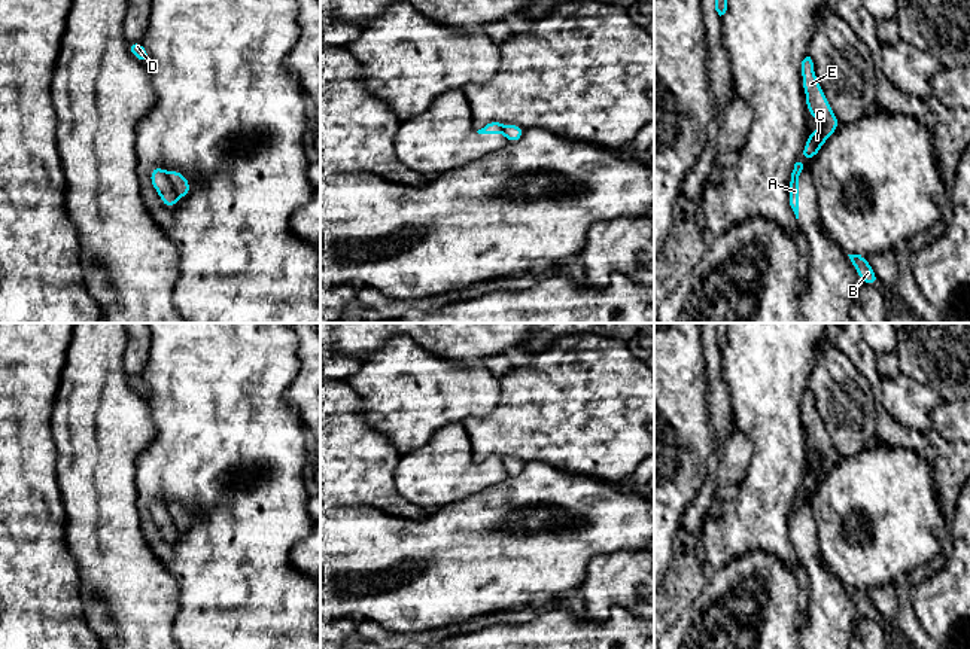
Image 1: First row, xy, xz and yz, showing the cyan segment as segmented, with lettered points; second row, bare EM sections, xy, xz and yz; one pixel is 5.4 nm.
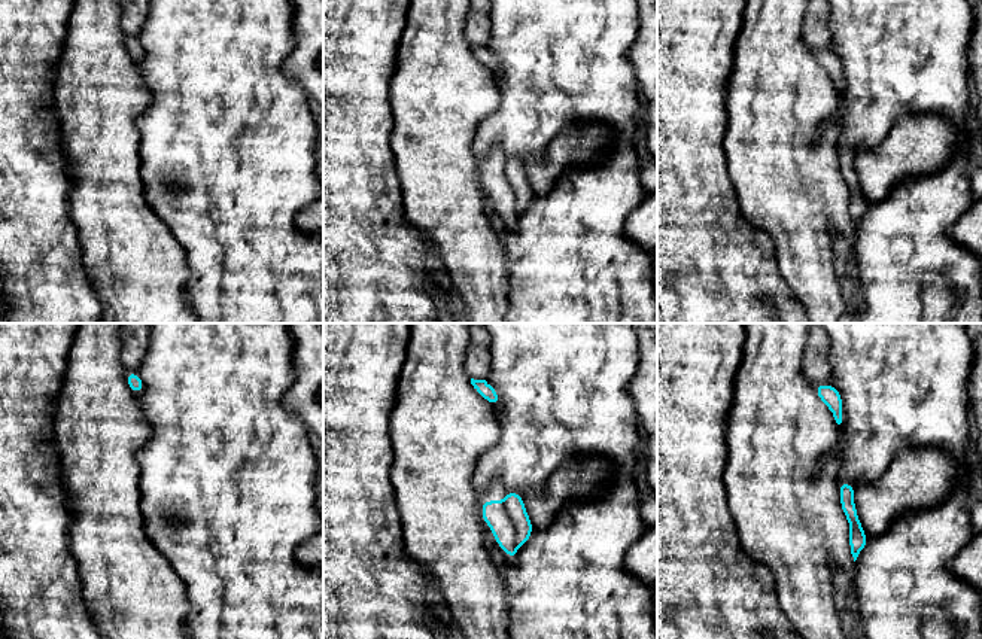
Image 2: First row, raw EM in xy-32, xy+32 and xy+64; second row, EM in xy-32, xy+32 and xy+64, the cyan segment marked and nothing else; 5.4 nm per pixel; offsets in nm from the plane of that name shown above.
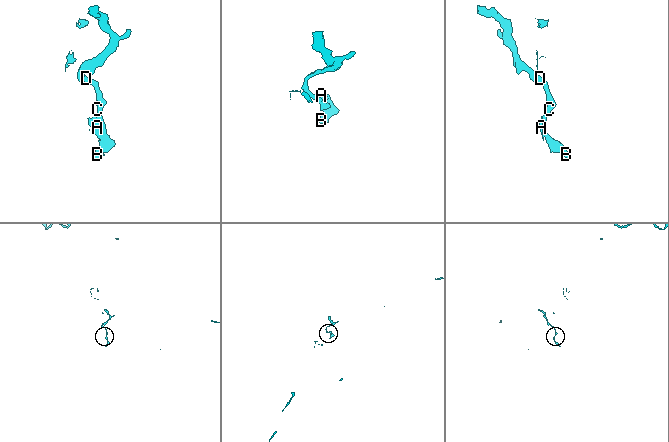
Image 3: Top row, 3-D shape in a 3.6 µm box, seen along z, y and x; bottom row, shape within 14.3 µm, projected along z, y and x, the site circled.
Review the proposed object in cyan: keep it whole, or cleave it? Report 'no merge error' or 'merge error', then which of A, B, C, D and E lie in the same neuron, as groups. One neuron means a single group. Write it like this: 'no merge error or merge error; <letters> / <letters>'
merge error; A / B C D E

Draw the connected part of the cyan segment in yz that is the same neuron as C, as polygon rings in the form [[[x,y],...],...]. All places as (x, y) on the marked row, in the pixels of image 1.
[[[811,57],[802,61],[802,80],[806,94],[806,107],[812,118],[821,121],[821,127],[814,130],[800,152],[803,159],[814,159],[825,140],[840,127],[817,79]]]

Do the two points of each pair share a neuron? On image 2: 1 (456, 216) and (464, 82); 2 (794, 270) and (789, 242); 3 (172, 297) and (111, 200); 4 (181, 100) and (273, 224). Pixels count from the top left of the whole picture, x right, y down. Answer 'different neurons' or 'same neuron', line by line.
1: same neuron
2: same neuron
3: same neuron
4: same neuron

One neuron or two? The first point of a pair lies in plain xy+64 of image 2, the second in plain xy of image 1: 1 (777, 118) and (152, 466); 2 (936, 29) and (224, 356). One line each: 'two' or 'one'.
1: two
2: one

